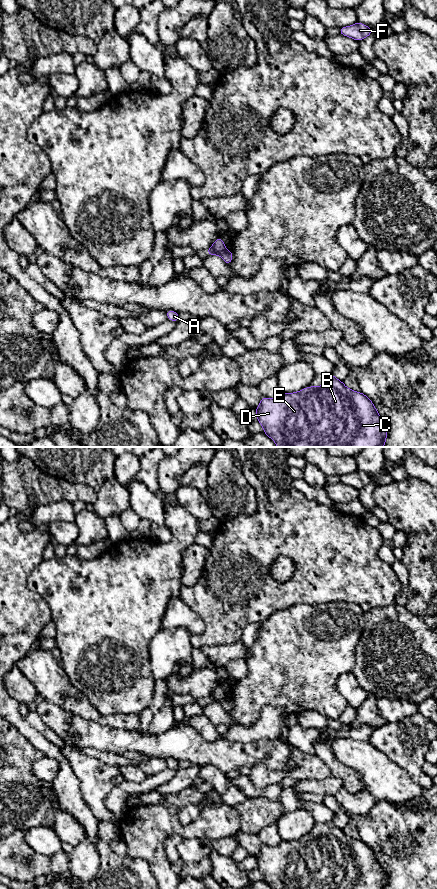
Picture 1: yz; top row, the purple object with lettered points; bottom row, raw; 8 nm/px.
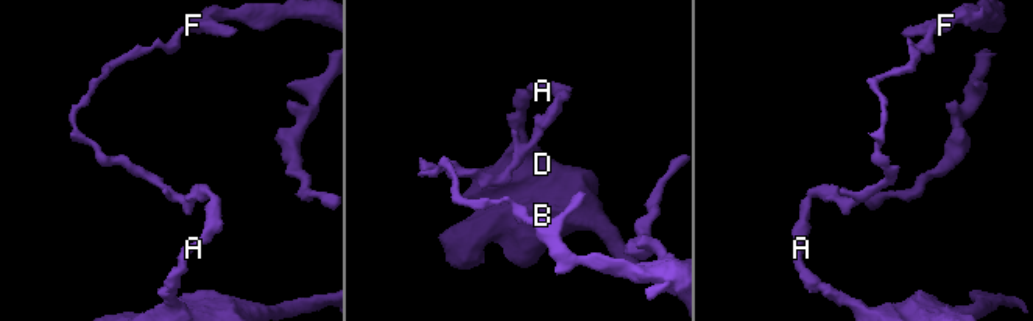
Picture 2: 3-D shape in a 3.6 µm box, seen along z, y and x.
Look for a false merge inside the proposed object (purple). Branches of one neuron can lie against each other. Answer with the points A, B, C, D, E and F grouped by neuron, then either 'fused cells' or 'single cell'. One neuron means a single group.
A B C D E / F | fused cells

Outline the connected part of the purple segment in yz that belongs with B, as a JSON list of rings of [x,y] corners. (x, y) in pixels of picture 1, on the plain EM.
[[[333,822],[325,823],[324,830],[324,835],[281,840],[273,847],[262,844],[255,859],[263,880],[273,889],[386,889],[387,873],[365,842],[347,836]]]

